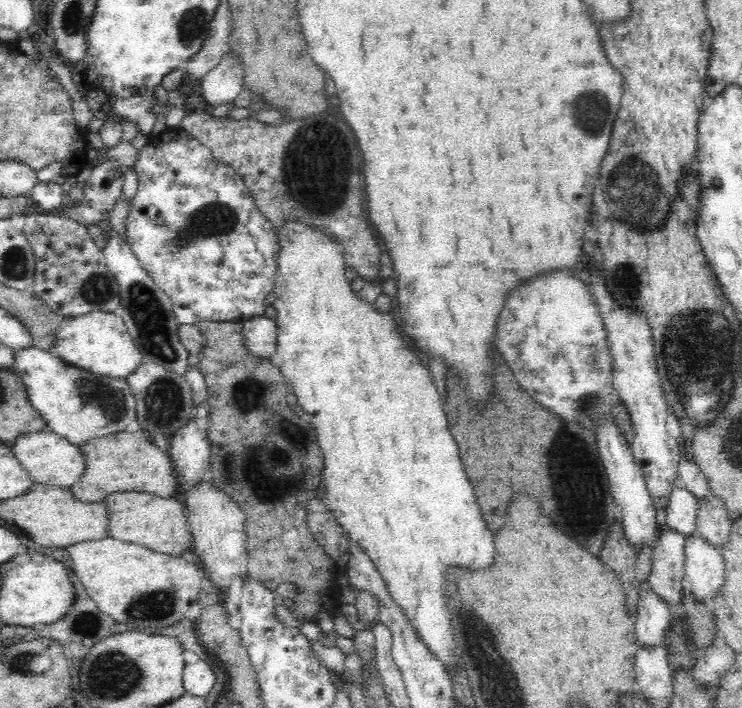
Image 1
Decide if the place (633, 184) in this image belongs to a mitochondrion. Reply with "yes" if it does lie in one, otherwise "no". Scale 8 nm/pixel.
yes

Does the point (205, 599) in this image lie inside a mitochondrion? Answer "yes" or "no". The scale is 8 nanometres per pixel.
no

